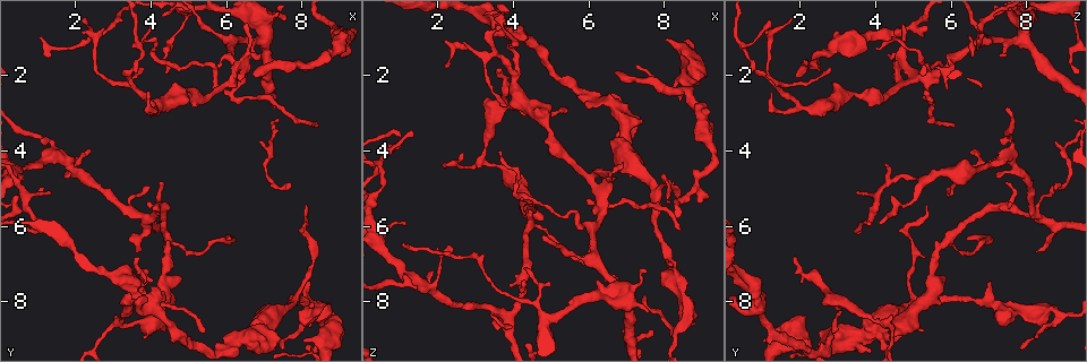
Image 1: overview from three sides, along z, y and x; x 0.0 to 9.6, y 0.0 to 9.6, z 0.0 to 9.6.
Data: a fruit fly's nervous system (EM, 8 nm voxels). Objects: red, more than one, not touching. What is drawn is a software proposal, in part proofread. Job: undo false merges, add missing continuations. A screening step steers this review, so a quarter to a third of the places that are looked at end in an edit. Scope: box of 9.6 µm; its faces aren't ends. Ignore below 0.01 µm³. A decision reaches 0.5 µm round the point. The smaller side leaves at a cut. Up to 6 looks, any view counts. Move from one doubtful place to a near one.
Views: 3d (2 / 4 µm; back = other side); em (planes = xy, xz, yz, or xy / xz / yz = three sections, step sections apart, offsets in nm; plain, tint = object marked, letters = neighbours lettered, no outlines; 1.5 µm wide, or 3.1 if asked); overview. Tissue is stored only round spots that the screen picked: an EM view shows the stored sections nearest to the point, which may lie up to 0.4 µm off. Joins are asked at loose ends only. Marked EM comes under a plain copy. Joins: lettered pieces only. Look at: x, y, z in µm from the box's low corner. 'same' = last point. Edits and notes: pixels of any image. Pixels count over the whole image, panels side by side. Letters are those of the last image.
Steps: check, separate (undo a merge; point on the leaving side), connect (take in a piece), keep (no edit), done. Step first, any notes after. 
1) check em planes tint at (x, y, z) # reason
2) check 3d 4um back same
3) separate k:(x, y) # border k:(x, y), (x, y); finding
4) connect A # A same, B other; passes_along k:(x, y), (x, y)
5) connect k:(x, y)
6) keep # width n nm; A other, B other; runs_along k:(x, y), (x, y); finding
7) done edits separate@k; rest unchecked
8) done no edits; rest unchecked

check em yz step 4 letters at (8.85, 0.75, 5.00) # branch point

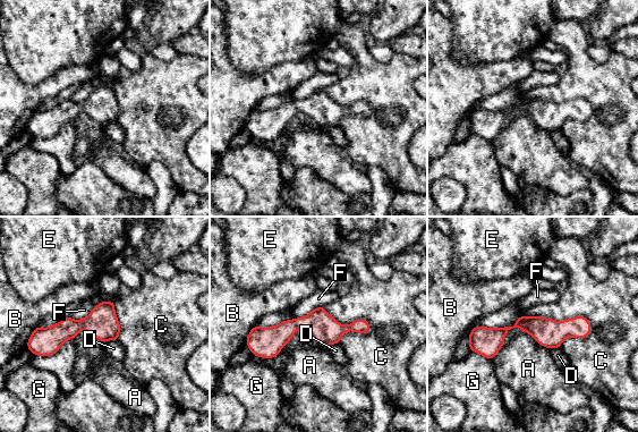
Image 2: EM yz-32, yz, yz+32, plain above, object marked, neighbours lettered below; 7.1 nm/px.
keep # A other, B other, C other, D other, E other, F other, G other; runs_along 2:(587, 324), (516, 324), (471, 345); continuous, no second neuron

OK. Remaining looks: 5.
check 3d 2um at (7.10, 4.45, 9.15) # narrows sharply

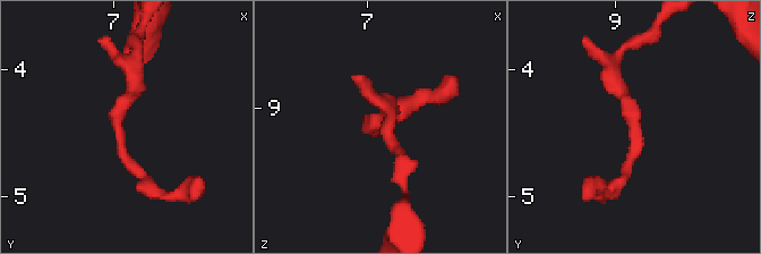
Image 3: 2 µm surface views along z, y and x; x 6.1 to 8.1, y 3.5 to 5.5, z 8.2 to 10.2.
check em yz step 8 tint at (7.08, 4.48, 9.16) # now the EM

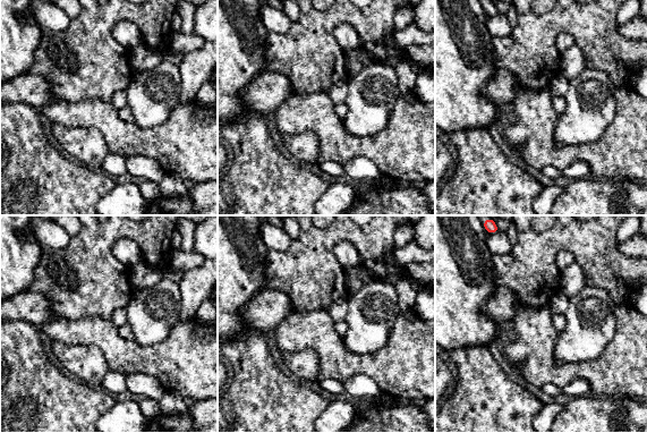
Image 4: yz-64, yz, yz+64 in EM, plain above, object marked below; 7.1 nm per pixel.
check em planes letters same

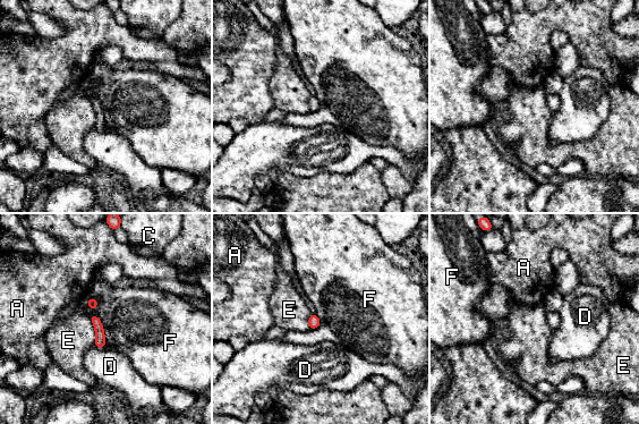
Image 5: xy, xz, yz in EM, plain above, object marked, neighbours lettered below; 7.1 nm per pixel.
keep # width 80 nm; A other, C other, D other, E other, F other; border 5:(92, 313), (100, 320), (105, 340); all the same neuron

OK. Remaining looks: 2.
check 3d 2um at (3.60, 6.70, 8.30) # tapers out

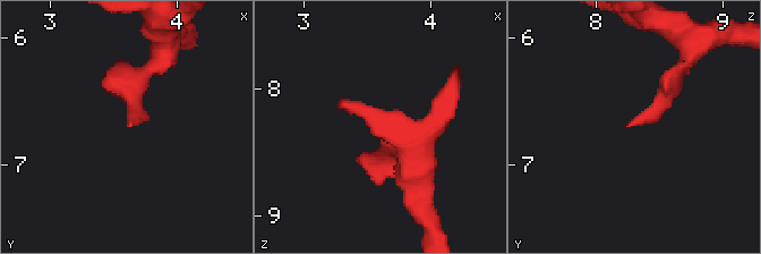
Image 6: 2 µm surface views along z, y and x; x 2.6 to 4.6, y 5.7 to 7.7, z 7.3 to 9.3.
check em yz step 4 letters at (3.62, 6.68, 8.22) # need the tissue

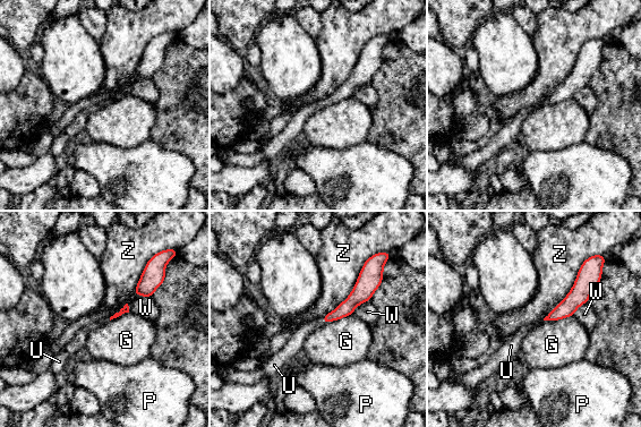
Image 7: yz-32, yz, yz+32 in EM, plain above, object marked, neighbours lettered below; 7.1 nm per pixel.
connect U # longest_contact Z 550 nm; G other, P other, U same, W other, Z other; passes_along 7:(345, 308), (322, 321), (296, 342); the neuron continues

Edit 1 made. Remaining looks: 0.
done edits connect@7; rest unchecked

